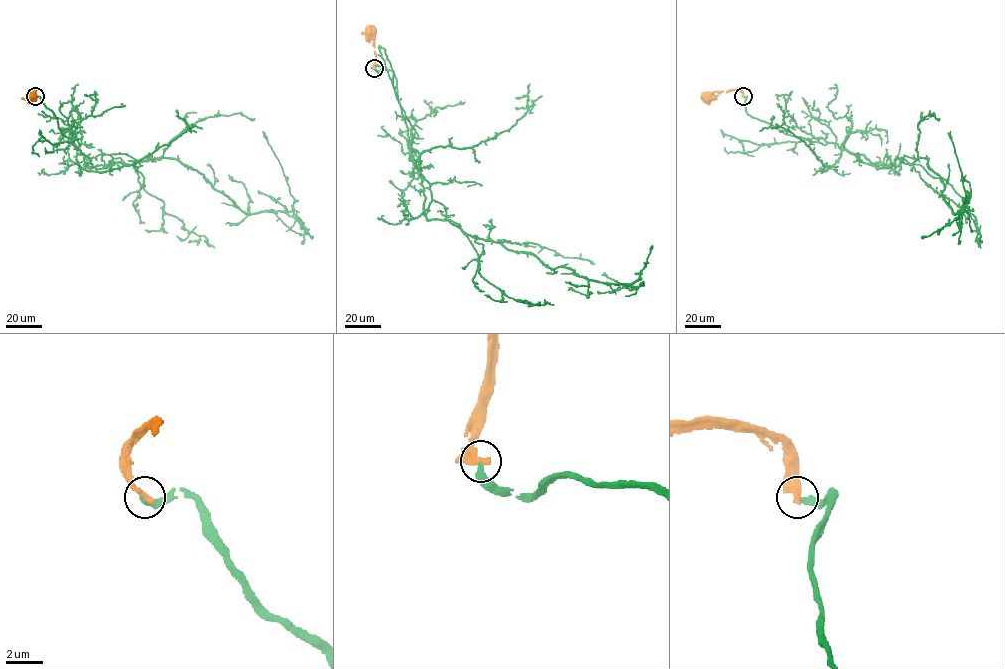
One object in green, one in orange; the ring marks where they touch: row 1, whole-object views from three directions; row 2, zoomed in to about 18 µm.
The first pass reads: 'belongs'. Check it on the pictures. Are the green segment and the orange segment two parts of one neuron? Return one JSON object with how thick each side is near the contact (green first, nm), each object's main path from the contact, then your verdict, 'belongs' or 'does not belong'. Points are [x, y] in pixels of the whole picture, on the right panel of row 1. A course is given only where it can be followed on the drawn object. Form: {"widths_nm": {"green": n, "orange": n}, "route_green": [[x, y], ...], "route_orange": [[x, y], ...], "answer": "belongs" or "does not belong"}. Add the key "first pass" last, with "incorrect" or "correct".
{"widths_nm": {"green": 360, "orange": 400}, "route_green": [[743, 96], [753, 117], [786, 134], [834, 143], [877, 168], [926, 158], [955, 214], [965, 194], [950, 131]], "route_orange": [[743, 96], [739, 90], [731, 90], [714, 91], [708, 98]], "answer": "does not belong", "first pass": "incorrect"}

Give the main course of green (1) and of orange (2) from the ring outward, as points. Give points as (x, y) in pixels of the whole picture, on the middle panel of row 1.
1: (374, 68), (393, 72), (412, 161), (446, 219), (469, 235), (530, 252), (549, 268), (634, 289), (602, 275)
2: (374, 68), (374, 39), (368, 35), (370, 32)

